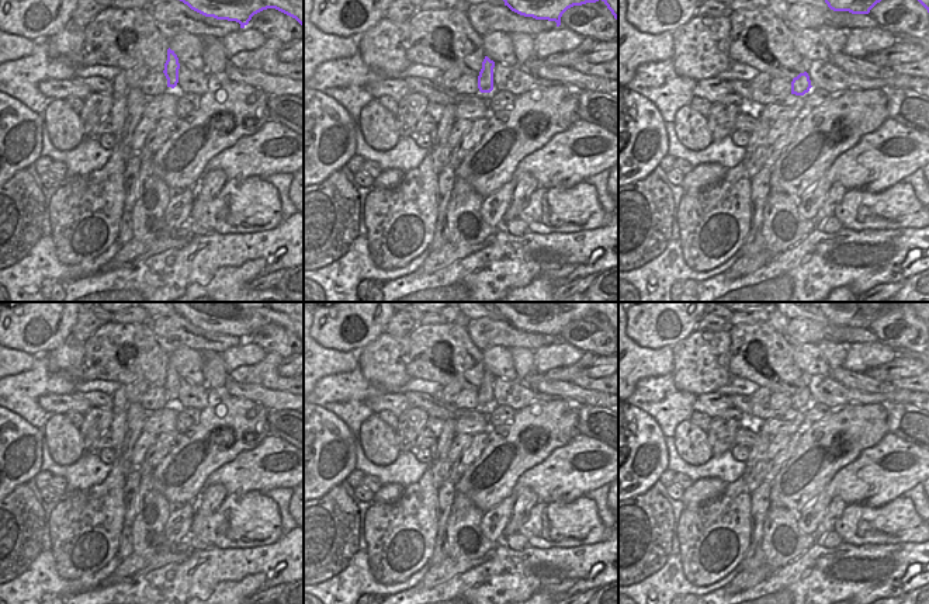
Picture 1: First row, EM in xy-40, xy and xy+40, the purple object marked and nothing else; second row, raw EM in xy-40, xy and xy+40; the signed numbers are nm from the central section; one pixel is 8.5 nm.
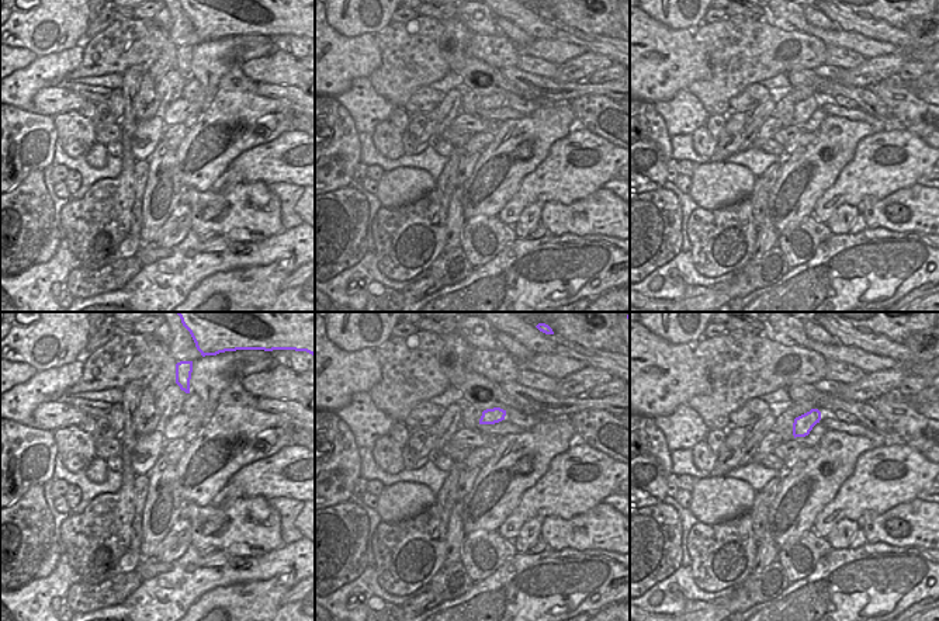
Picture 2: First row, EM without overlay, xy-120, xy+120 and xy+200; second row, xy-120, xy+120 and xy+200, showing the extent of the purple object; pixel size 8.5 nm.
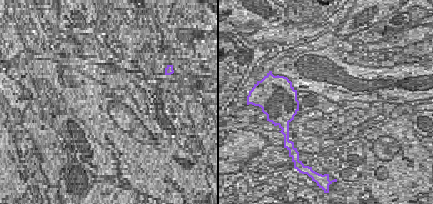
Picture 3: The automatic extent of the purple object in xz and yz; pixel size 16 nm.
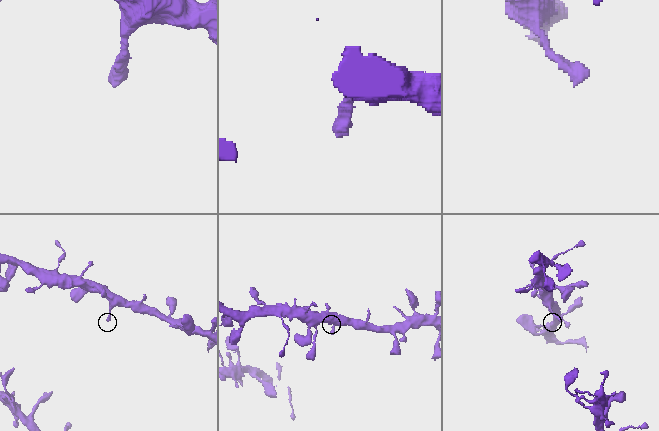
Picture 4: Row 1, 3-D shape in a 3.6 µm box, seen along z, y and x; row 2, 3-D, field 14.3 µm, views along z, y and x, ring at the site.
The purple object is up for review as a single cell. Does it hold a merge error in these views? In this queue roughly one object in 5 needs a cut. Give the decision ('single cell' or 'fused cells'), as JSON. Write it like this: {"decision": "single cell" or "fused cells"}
{"decision": "single cell"}

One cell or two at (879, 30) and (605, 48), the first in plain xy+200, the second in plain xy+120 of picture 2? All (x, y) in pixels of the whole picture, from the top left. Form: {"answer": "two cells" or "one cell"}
{"answer": "one cell"}

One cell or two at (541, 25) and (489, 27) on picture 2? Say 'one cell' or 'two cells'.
two cells

